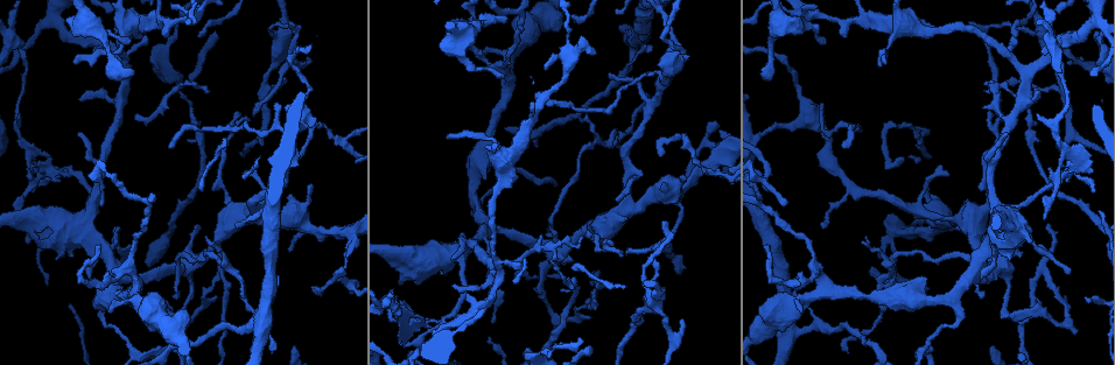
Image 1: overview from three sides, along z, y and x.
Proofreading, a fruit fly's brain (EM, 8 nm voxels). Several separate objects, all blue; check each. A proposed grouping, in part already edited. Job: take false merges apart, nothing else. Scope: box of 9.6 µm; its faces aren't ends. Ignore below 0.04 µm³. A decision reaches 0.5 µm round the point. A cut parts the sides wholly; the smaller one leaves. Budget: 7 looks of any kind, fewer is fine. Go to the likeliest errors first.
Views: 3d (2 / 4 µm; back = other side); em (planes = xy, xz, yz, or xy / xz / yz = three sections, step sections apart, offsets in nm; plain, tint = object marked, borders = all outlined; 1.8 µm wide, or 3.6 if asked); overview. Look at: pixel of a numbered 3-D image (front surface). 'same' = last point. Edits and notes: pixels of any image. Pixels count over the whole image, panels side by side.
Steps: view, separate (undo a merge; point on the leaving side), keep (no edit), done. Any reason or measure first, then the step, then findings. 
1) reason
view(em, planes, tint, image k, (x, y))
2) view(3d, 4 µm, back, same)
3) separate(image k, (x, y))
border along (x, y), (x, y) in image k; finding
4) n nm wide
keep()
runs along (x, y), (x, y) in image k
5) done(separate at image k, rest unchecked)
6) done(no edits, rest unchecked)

sudden change in width
view(em, xz, step 16, tint, image 1, (86, 224))

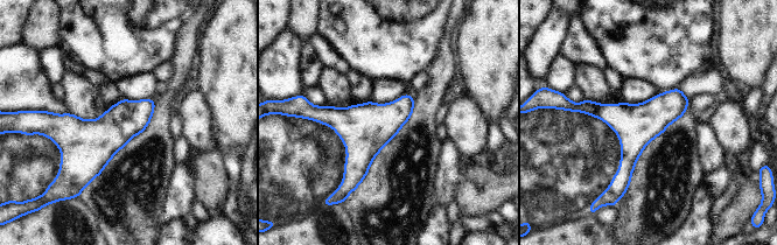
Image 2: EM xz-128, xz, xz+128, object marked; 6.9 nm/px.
keep()
all the same cell

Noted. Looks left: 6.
sudden change in width
view(em, xy, step 4, tint, image 1, (892, 232))

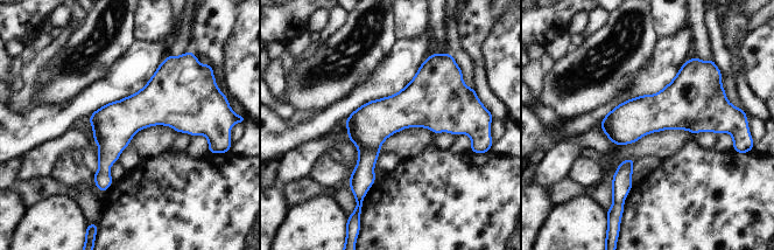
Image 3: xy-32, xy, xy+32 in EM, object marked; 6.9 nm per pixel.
cut it another way
view(em, yz, step 4, tint, same)

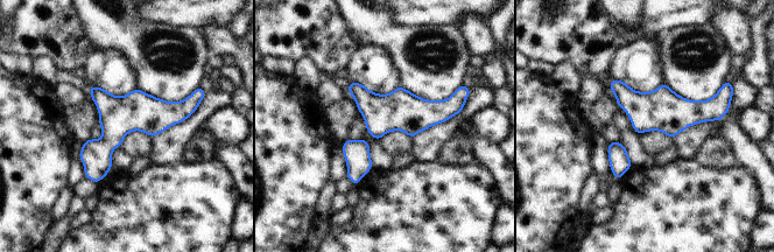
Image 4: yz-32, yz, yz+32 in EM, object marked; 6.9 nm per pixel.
280 nm wide
keep()
runs along (191, 106), (135, 114), (88, 174) in image 4; continuous, no second cell

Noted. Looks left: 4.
two arms in line, one across
view(3d, 4 µm, image 1, (197, 16))

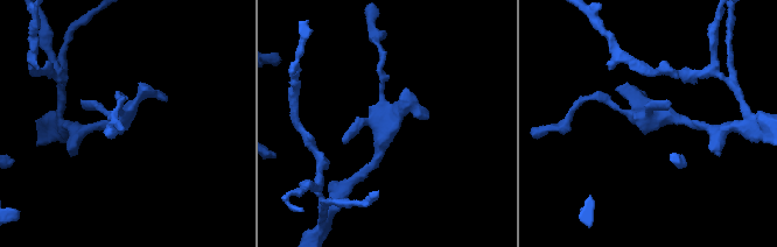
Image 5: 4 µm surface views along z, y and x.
now the EM
view(em, planes, plain, image 5, (654, 119))

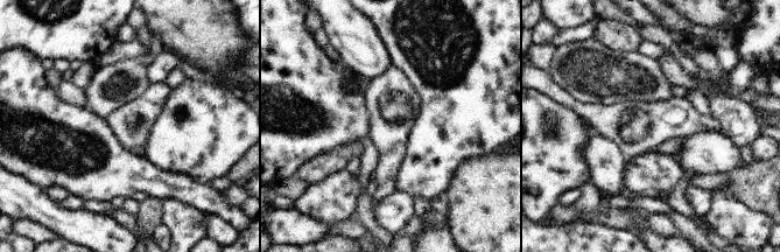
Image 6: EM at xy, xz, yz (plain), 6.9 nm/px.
where the object lies
view(em, planes, tint, same)

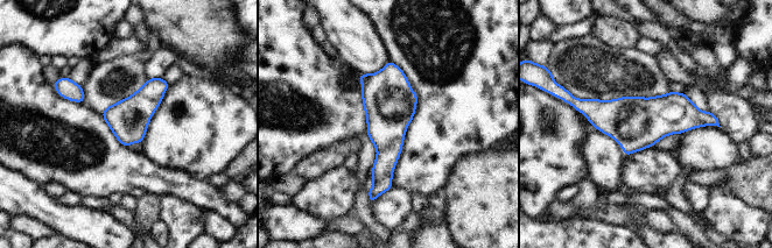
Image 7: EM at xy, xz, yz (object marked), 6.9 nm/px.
280 nm wide
keep()
runs along (581, 108), (606, 117), (715, 122) in image 7; continuous, no second cell

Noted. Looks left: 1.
done(no edits, rest unchecked)

